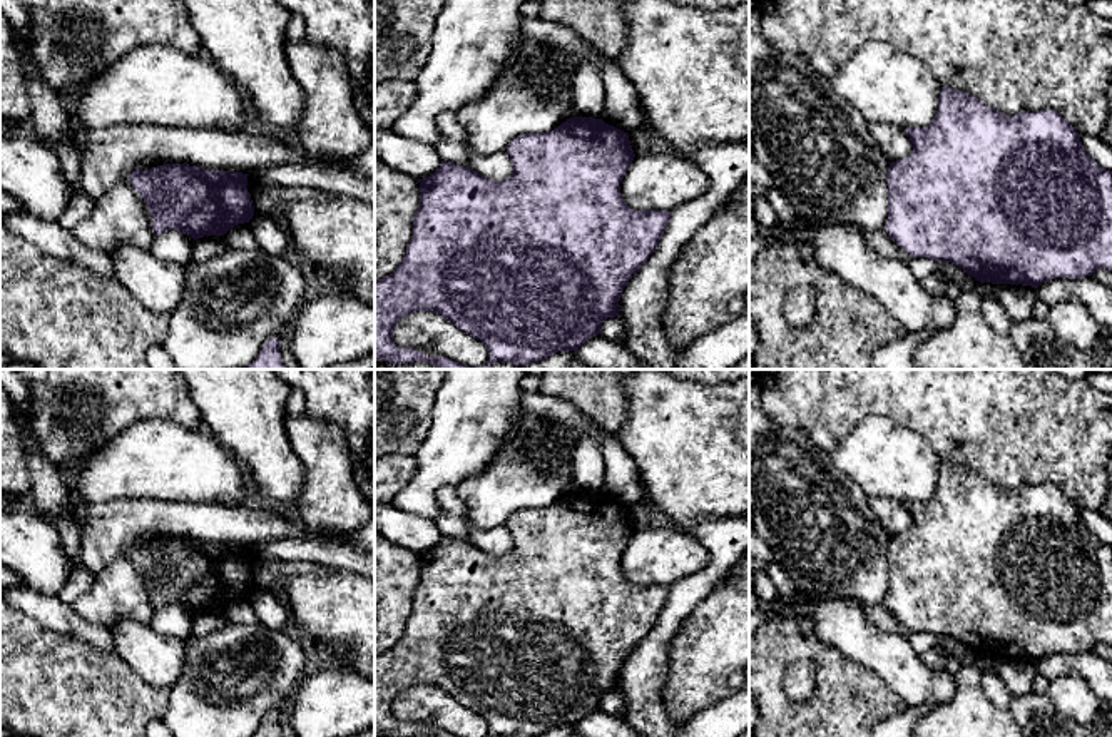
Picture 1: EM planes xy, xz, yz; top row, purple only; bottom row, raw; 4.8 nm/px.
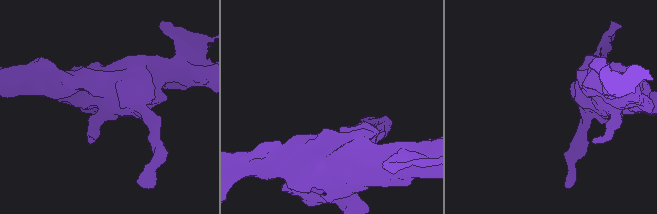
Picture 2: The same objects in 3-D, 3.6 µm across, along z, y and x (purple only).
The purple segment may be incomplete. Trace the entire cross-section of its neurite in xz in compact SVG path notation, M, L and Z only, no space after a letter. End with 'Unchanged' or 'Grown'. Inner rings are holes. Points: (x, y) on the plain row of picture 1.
M570 491L557 503L543 508L523 508L515 511L508 521L513 546L505 555L492 555L472 541L457 540L441 535L440 541L423 551L420 557L420 577L413 593L413 610L405 623L405 630L398 642L386 652L375 657L375 732L386 737L457 737L448 732L426 732L423 725L398 722L393 717L393 704L396 697L416 685L433 685L441 689L451 699L467 709L480 714L487 720L488 737L537 737L559 725L577 725L587 714L602 709L602 697L607 692L619 690L619 675L624 662L632 648L655 625L662 608L666 607L671 587L667 585L635 585L630 583L620 568L620 557L629 545L635 528L632 525L629 508L605 498L602 493Z. Unchanged

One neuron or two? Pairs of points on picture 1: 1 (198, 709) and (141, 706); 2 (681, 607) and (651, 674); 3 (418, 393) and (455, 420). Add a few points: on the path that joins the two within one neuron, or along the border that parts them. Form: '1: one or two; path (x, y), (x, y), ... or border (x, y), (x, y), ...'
1: two; border (169, 692), (169, 707), (161, 716)
2: one; path (668, 624), (651, 650), (651, 657)
3: two; border (440, 386), (435, 396), (432, 425), (423, 437)

